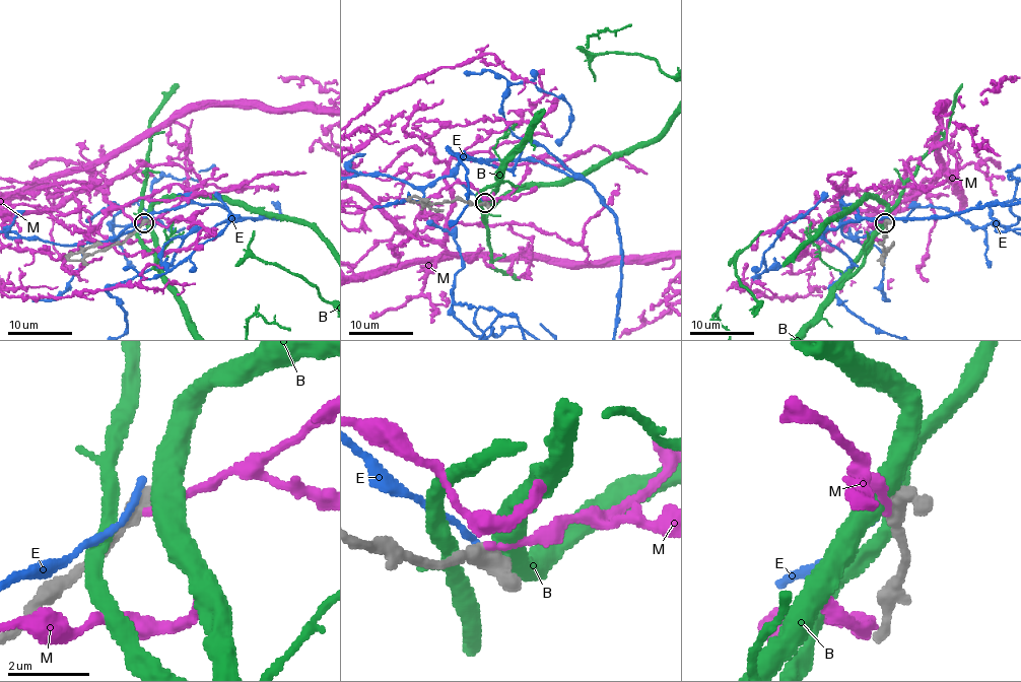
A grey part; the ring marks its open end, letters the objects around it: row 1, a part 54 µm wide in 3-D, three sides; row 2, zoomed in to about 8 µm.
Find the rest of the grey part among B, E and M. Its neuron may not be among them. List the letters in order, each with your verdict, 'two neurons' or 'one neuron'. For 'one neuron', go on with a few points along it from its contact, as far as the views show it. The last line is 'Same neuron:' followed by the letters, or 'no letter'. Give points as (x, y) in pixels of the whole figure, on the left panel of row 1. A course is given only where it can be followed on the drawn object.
B: two neurons
E: two neurons
M: one neuron
Same neuron: M

